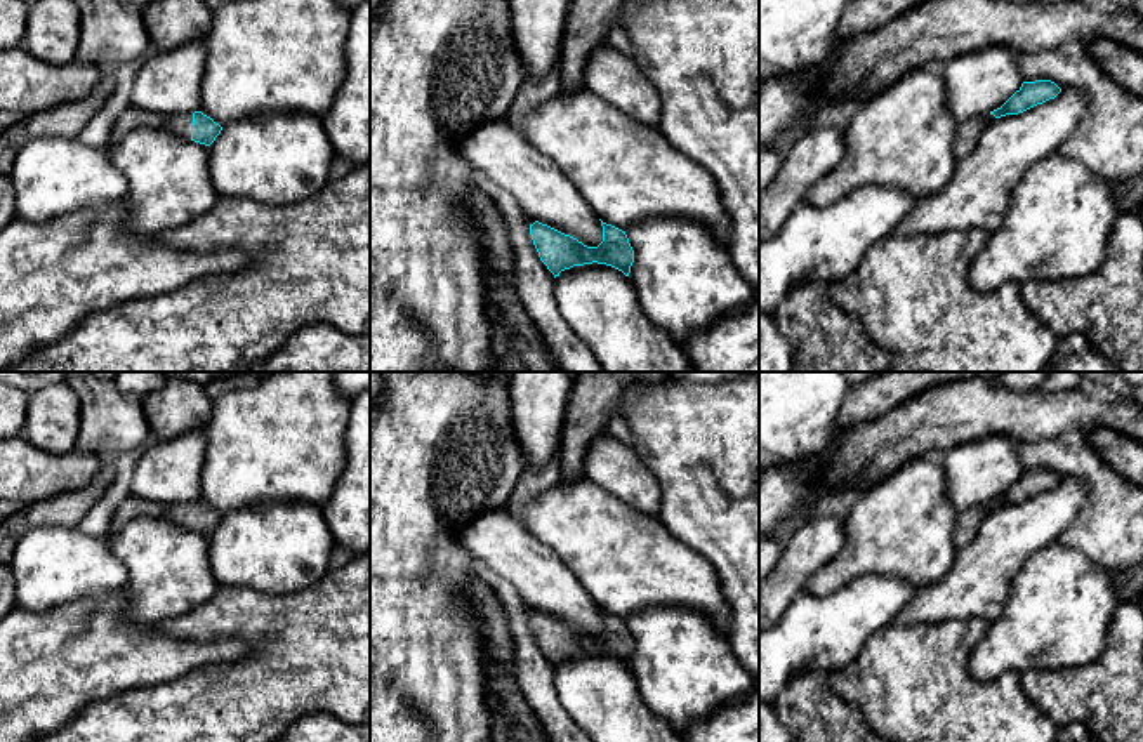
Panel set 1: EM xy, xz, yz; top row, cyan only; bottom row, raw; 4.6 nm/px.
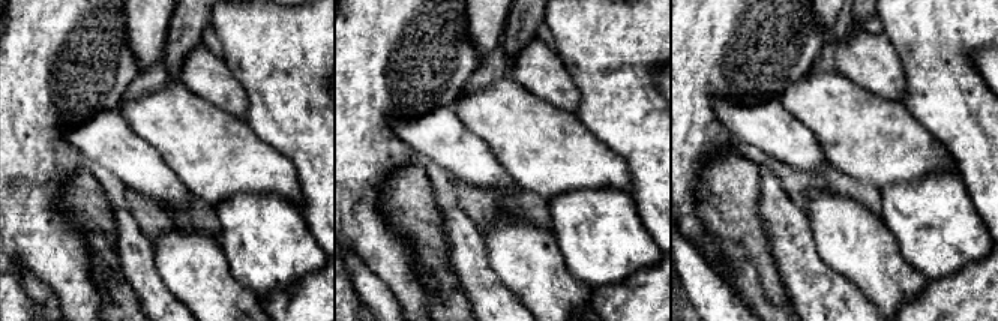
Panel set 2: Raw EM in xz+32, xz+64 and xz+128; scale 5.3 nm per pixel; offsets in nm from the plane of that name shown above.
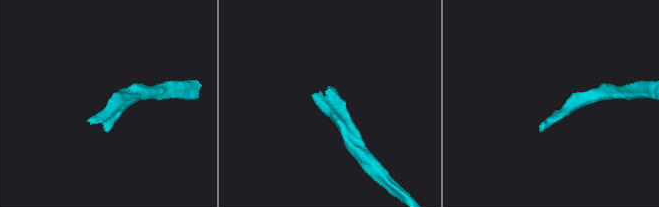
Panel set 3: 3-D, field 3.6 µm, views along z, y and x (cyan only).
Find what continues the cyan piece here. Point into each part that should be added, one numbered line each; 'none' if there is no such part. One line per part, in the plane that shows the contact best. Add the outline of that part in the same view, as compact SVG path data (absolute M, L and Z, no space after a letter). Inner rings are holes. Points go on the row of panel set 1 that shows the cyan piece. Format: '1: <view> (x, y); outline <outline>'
1: xy (132, 119); outline M127 108L111 130L111 144L120 142L130 132L148 127L163 129L177 137L191 141L193 113L184 115L156 115L139 108Z

